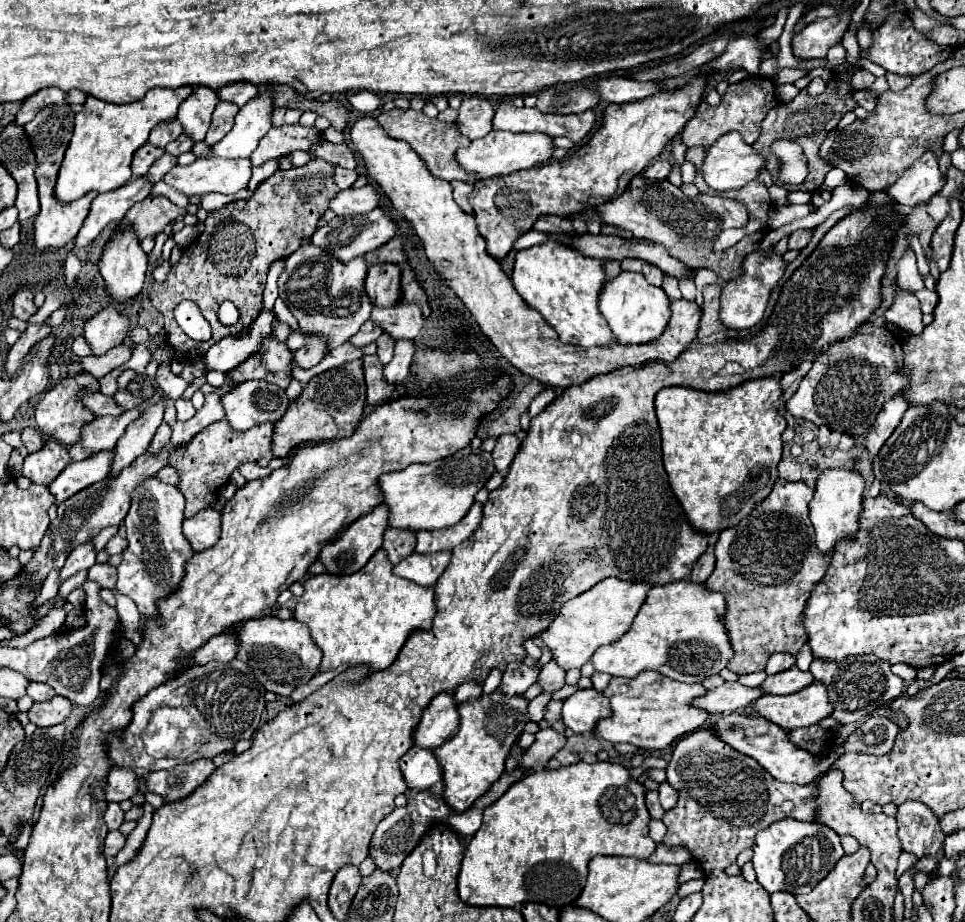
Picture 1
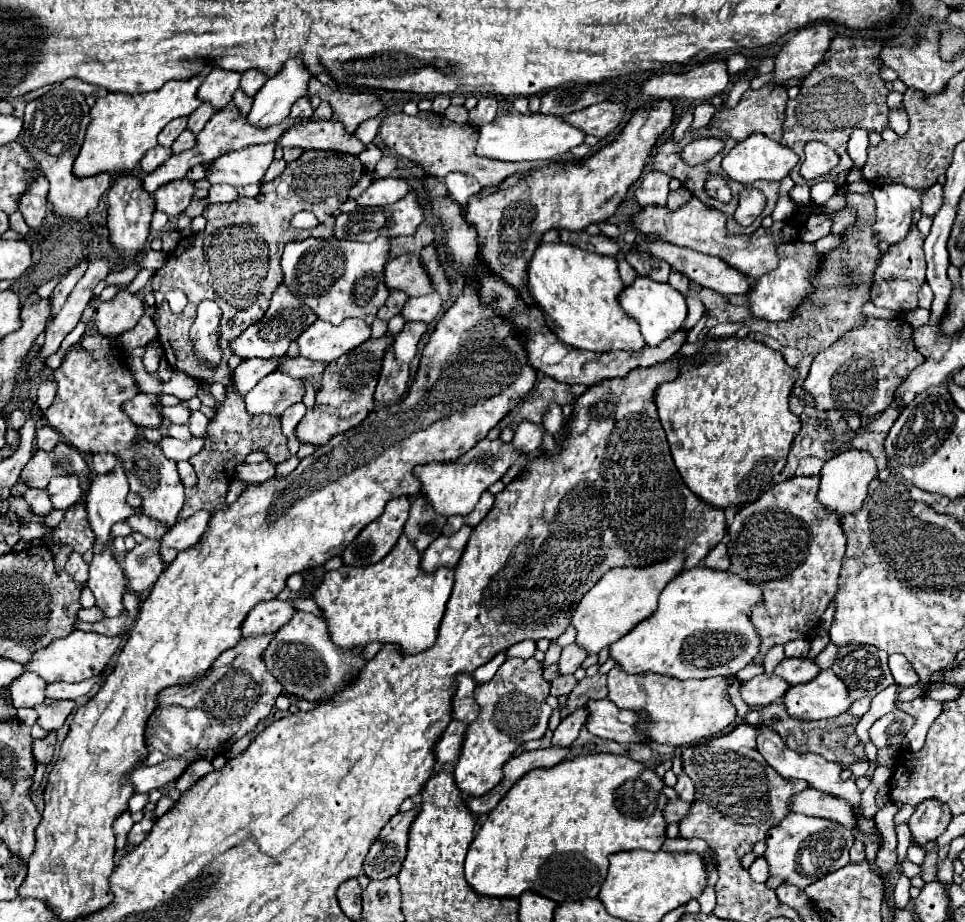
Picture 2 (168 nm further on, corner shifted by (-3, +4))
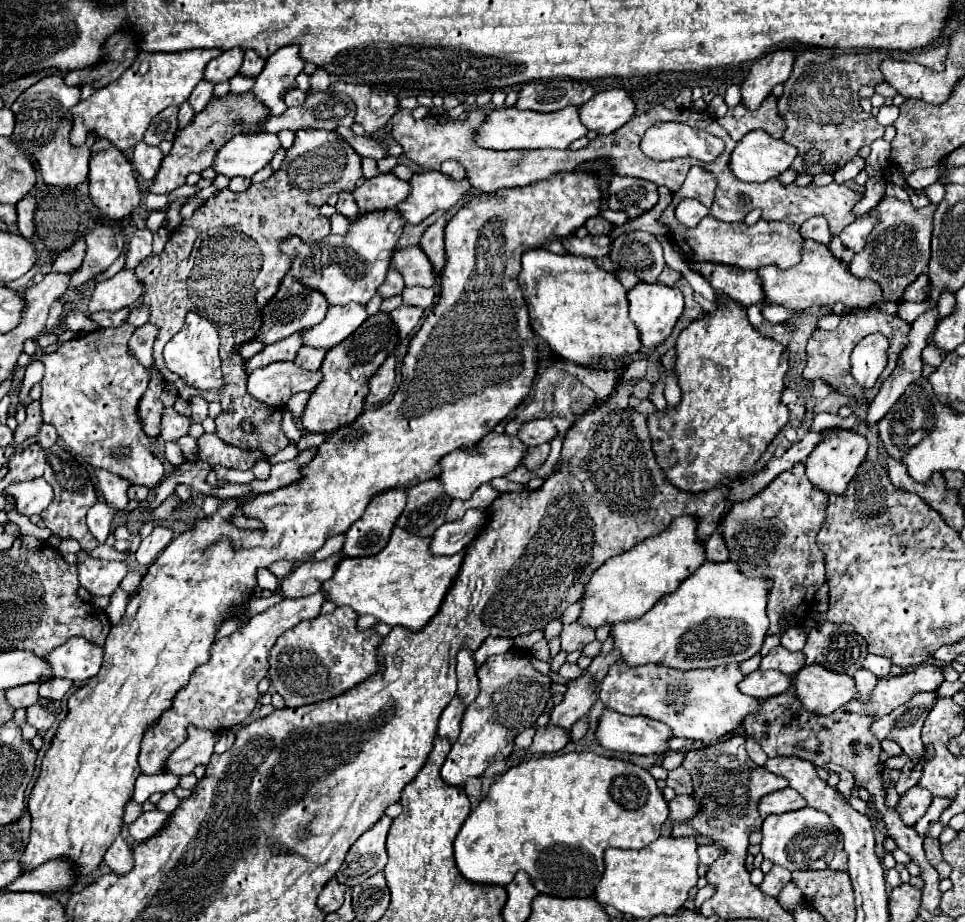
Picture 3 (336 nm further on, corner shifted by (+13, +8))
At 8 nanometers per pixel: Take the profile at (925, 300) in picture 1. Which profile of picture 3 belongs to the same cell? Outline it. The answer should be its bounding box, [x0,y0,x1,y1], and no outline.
[904,274,930,302]

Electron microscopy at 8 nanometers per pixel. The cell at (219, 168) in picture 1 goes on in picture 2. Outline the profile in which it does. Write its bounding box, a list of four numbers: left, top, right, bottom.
[206,144,276,186]

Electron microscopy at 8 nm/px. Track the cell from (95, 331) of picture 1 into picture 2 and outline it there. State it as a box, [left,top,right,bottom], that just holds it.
[92,292,144,338]

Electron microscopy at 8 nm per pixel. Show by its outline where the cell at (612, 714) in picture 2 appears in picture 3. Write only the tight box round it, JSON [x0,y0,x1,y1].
[596,710,672,756]

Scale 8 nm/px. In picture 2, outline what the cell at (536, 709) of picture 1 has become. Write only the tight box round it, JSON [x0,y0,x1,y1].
[550,676,576,696]

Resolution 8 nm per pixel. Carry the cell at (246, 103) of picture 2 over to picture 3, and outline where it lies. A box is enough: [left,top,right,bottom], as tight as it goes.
[230,74,256,94]

